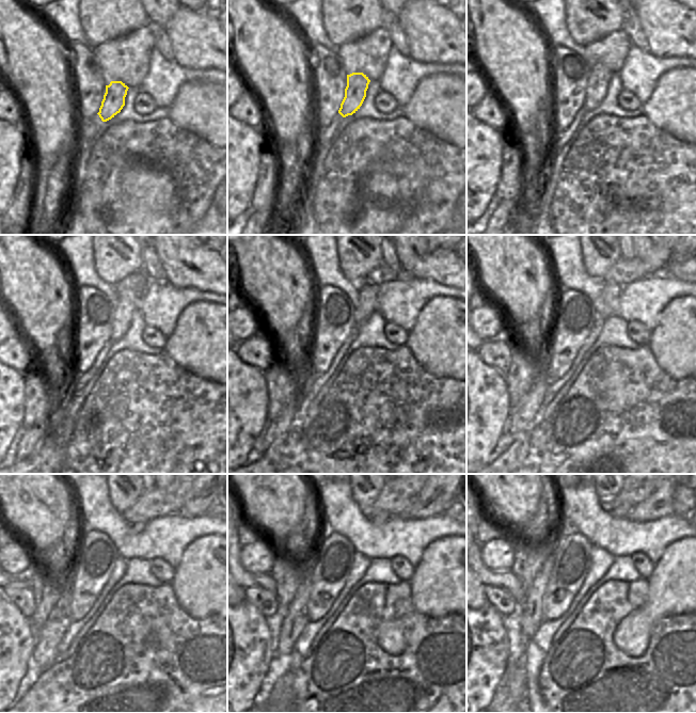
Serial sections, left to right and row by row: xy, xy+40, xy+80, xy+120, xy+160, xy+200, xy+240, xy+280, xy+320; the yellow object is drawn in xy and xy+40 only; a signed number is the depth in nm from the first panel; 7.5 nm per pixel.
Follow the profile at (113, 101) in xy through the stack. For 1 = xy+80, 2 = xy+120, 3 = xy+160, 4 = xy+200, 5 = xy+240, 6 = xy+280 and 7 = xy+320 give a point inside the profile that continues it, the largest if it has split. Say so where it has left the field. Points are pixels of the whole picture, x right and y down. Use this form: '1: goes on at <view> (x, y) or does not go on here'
1: goes on at xy+80 (600, 75)
2: goes on at xy+120 (123, 312)
3: goes on at xy+160 (368, 300)
4: goes on at xy+200 (606, 303)
5: goes on at xy+240 (135, 527)
6: goes on at xy+280 (379, 518)
7: goes on at xy+320 (620, 511)

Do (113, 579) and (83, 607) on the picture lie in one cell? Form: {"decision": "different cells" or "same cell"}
{"decision": "different cells"}

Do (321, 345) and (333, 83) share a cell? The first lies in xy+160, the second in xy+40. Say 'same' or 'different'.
same

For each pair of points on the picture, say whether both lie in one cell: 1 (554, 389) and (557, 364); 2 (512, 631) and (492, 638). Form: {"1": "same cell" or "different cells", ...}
{"1": "different cells", "2": "different cells"}

